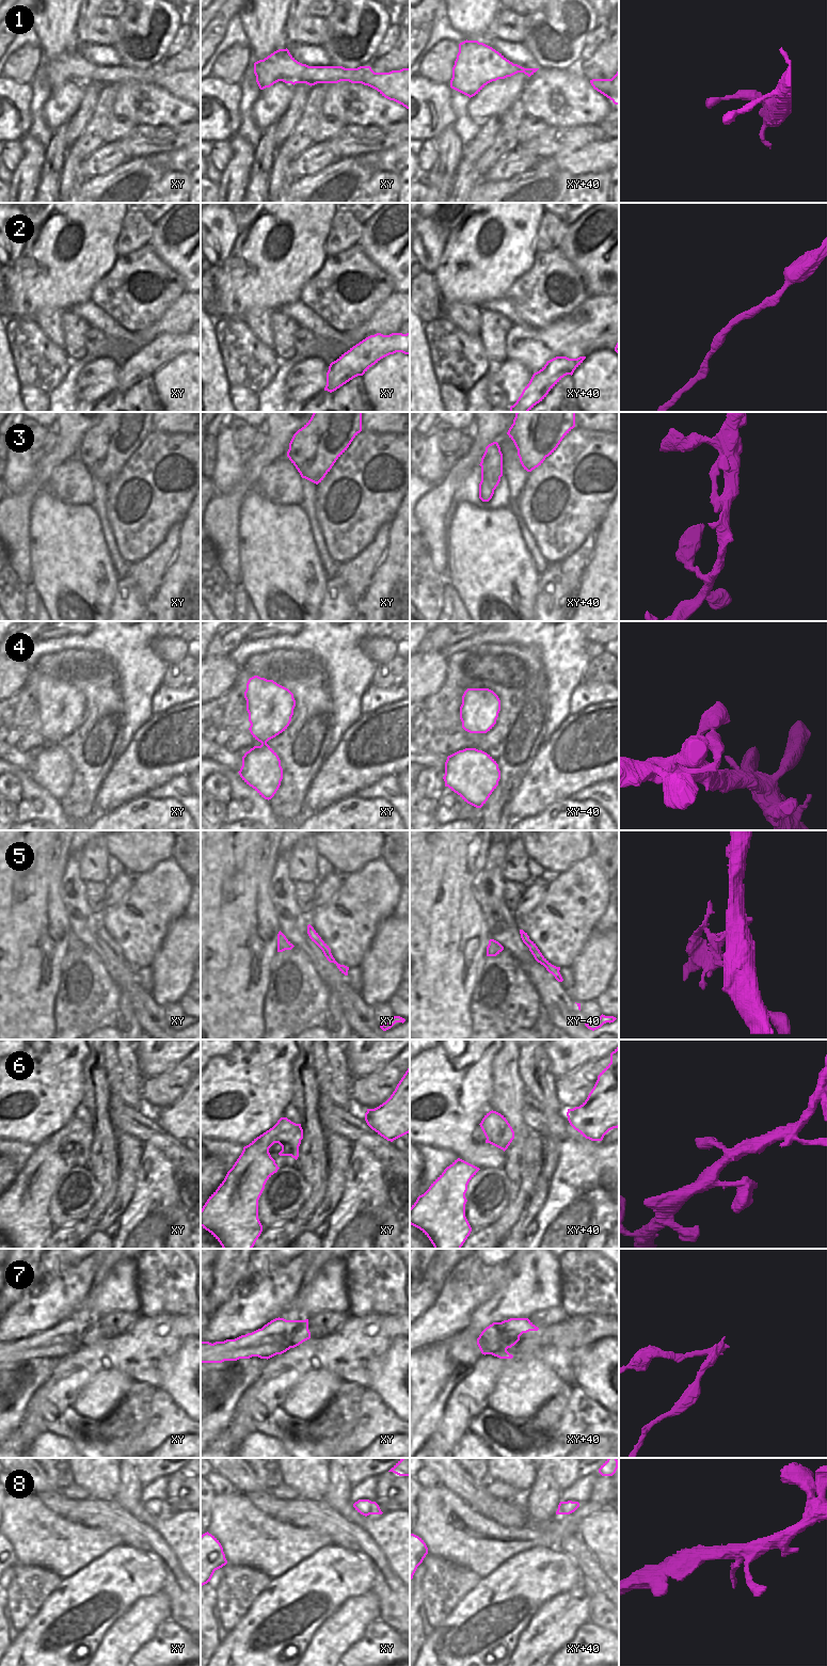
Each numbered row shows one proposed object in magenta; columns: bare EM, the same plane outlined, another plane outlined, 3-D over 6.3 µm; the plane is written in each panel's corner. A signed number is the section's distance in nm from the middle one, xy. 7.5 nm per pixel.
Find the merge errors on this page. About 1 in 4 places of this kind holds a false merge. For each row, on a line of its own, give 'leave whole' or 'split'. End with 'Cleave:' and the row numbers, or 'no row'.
1: leave whole
2: leave whole
3: leave whole
4: leave whole
5: split
6: leave whole
7: split
8: leave whole
Cleave: 5, 7

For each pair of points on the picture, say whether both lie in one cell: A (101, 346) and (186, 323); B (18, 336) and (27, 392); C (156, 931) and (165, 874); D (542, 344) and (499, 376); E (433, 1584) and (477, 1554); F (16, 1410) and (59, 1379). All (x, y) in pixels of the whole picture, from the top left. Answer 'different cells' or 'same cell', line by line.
A: same cell
B: different cells
C: same cell
D: different cells
E: different cells
F: different cells

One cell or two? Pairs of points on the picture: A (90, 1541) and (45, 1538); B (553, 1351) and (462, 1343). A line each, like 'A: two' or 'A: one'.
A: one
B: two

